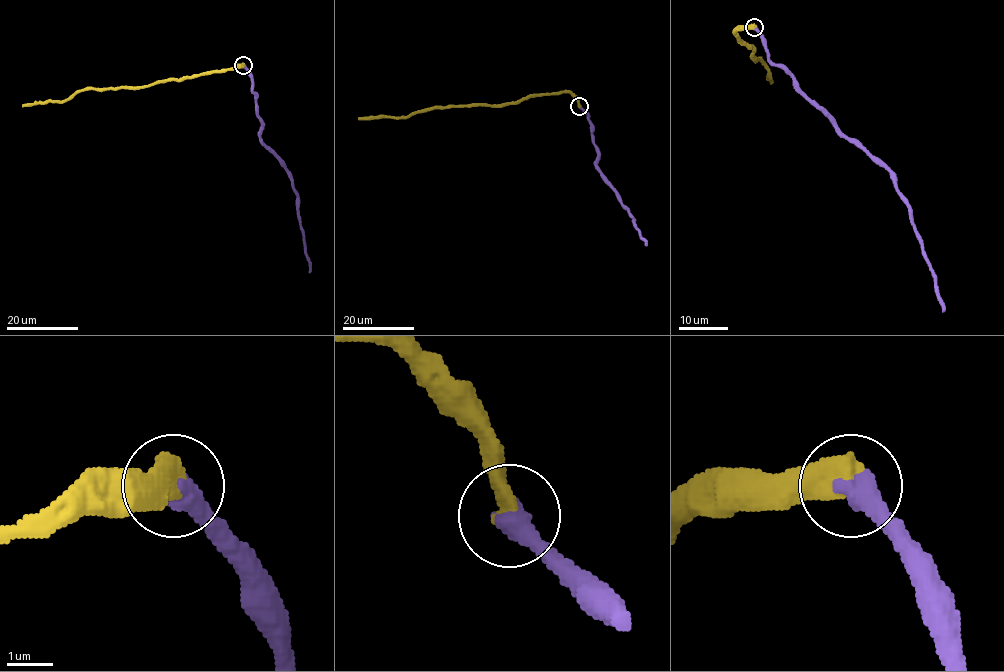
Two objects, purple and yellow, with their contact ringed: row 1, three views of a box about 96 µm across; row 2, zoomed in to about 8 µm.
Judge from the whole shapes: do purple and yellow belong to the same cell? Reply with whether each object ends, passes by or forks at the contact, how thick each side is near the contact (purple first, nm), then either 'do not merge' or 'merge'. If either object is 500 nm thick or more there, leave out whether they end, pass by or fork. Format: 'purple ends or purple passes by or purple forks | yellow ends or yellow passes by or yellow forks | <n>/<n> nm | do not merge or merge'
550/600 nm | do not merge

